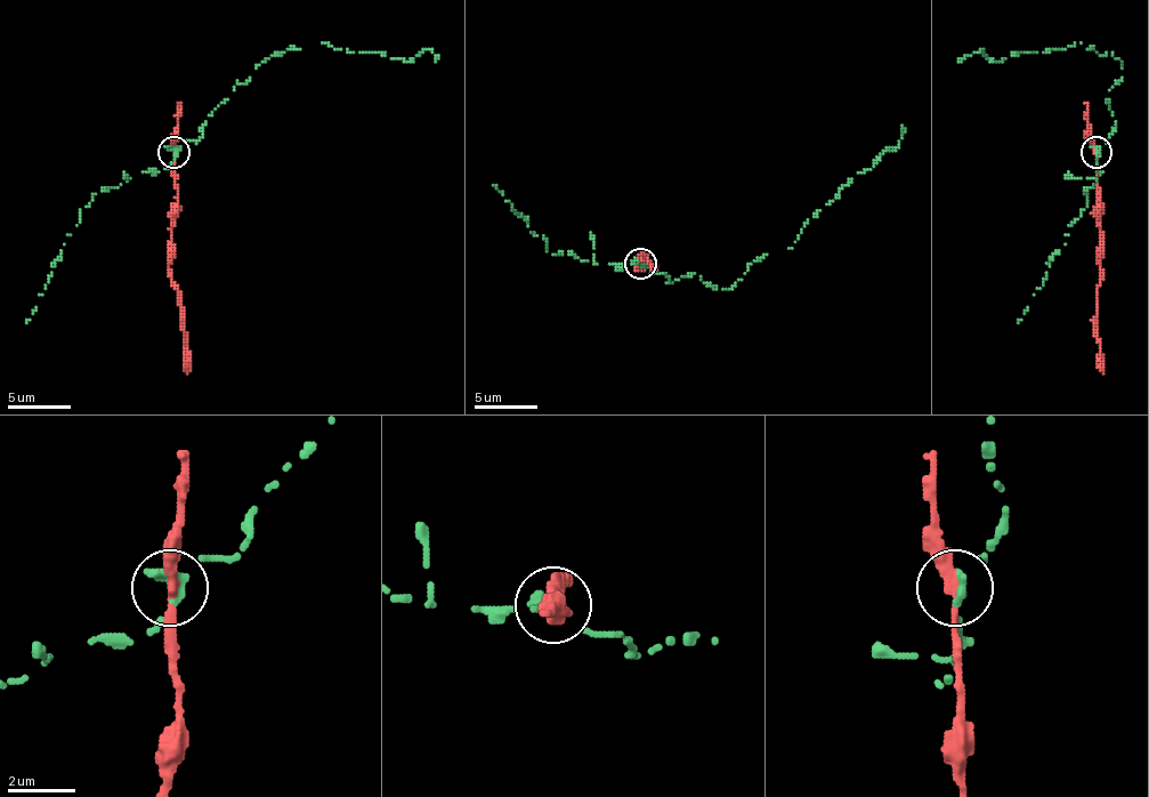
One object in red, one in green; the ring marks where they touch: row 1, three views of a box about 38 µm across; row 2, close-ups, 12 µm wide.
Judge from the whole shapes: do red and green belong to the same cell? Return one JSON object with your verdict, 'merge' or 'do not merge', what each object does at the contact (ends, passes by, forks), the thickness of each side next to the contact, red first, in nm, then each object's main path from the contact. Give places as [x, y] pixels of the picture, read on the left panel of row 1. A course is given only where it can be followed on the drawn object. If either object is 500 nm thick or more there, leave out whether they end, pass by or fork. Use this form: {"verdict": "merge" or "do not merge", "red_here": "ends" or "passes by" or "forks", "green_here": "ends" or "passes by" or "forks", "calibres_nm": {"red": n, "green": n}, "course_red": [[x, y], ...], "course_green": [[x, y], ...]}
{"verdict": "do not merge", "red_here": "passes by", "green_here": "passes by", "calibres_nm": {"red": 320, "green": 320}, "course_red": [[175, 153], [177, 216], [171, 228], [168, 275], [180, 307], [187, 373]], "course_green": [[175, 153], [184, 141], [196, 141], [275, 53], [325, 43], [407, 62], [429, 49], [435, 62]]}

